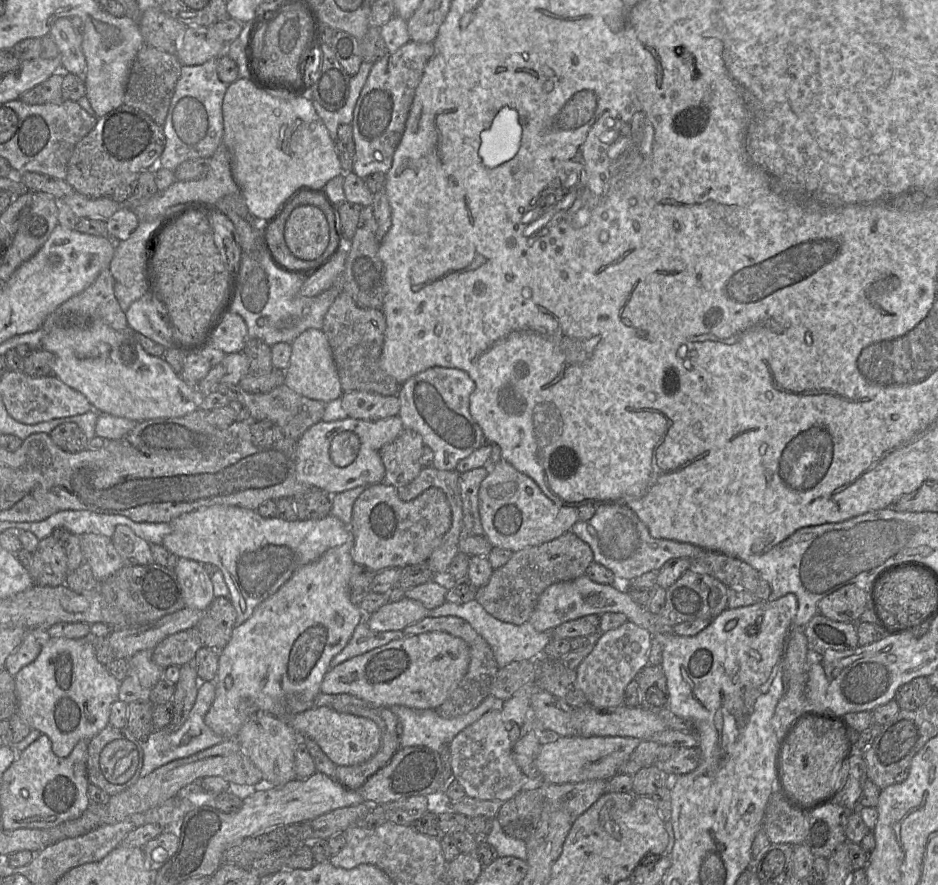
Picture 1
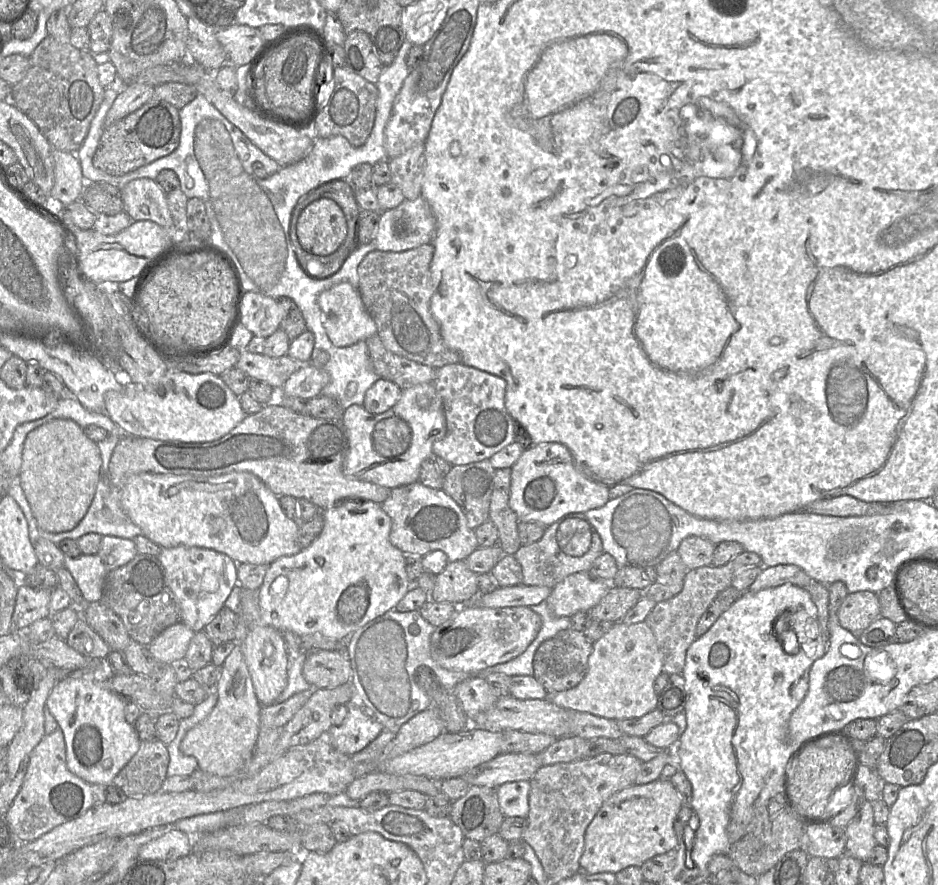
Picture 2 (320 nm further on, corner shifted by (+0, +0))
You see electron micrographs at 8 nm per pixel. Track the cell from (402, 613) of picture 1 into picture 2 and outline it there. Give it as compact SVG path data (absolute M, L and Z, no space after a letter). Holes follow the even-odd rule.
M523 584L499 587L493 592L477 595L463 606L475 605L483 608L533 606L546 601L552 588L547 586L526 586Z

